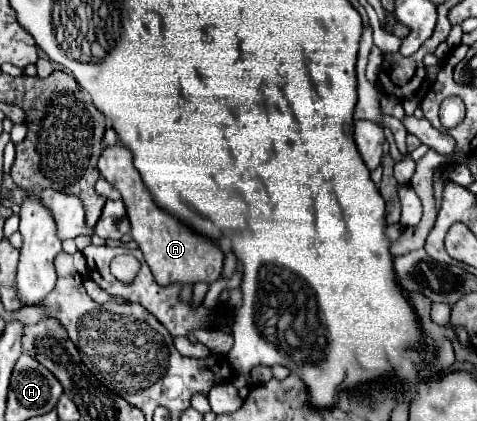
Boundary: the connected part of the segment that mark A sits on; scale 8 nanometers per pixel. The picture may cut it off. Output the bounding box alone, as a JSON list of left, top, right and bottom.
[99,145,223,287]

